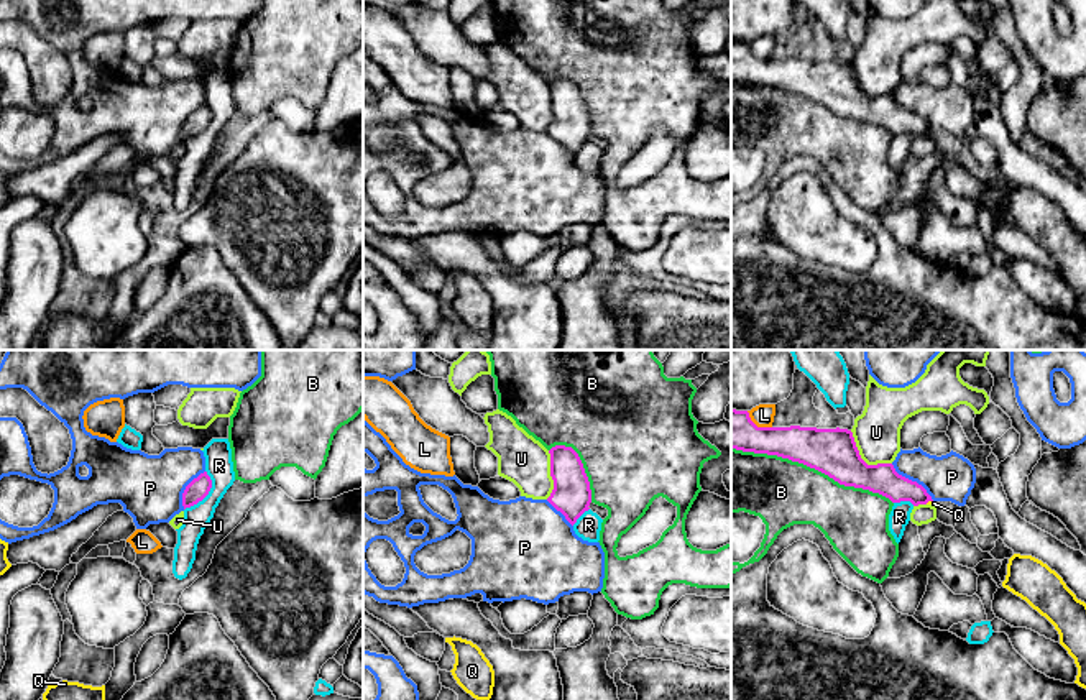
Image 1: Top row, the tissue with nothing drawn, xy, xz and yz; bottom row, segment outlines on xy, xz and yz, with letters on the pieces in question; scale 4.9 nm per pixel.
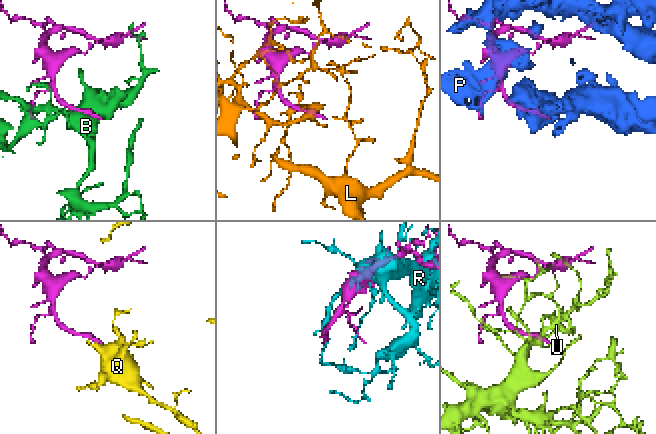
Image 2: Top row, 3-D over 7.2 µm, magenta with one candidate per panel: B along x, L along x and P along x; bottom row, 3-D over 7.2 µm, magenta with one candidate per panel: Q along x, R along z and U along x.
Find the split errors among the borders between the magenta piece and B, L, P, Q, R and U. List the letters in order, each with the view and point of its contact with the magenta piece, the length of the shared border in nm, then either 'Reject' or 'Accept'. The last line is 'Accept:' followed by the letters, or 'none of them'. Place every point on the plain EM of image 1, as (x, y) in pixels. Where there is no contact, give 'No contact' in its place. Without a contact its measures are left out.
B: Touches magenta at yz (812, 99). Shared border 850 nm. Reject
L: Touches magenta at yz (756, 58). Shared border 150 nm. Reject
P: Touches magenta at yz (911, 112). Shared border 280 nm. Reject
Q: Touches magenta at yz (929, 132). Shared border 40 nm. Accept
R: Touches magenta at xy (207, 125). Shared border 220 nm. Reject
U: Touches magenta at yz (861, 91). Shared border 260 nm. Reject
Accept: Q

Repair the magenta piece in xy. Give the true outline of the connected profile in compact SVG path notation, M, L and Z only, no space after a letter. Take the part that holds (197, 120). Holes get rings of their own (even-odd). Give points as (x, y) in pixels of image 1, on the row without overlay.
M207 104L200 105L197 110L194 110L182 125L182 138L191 140L202 133L212 120L212 112L207 107Z

